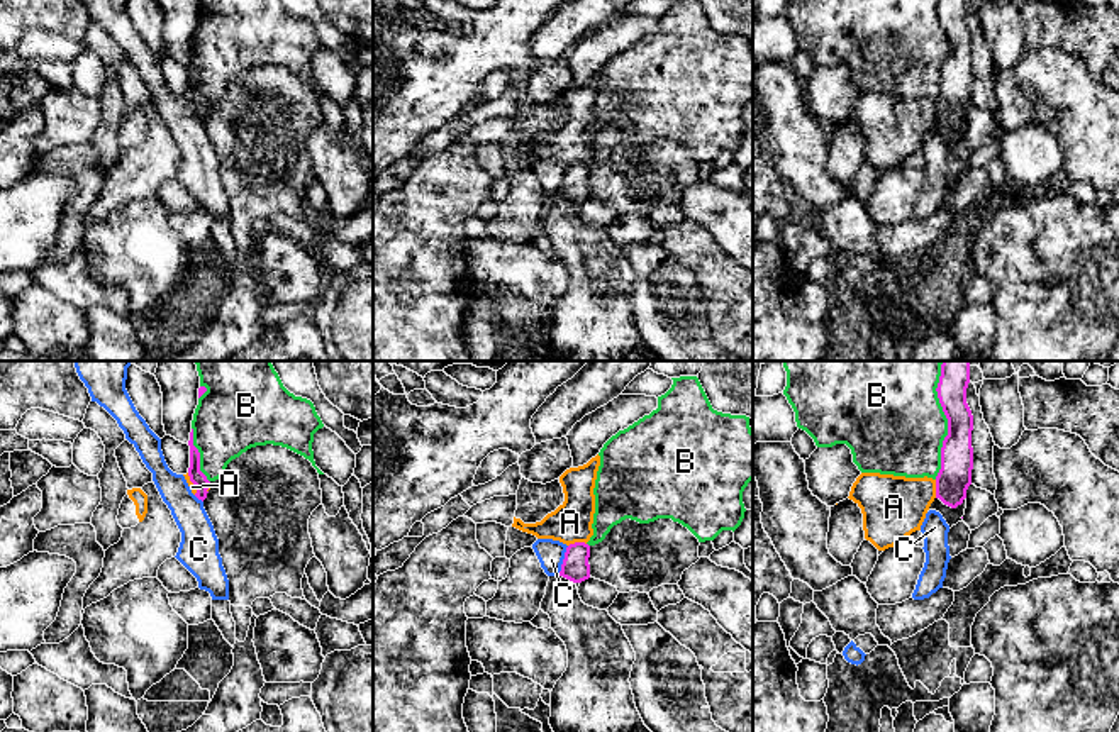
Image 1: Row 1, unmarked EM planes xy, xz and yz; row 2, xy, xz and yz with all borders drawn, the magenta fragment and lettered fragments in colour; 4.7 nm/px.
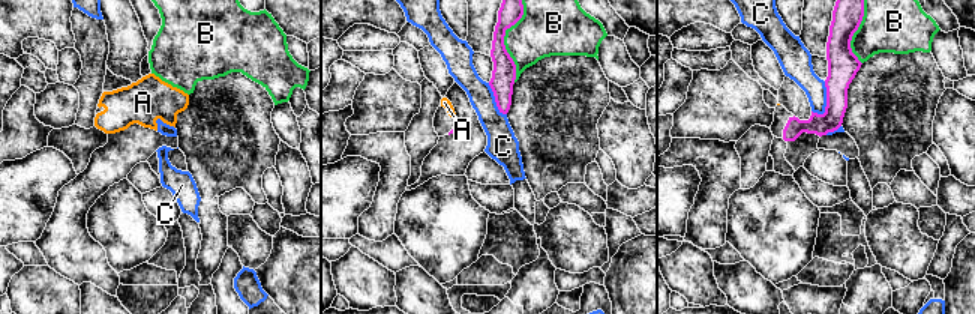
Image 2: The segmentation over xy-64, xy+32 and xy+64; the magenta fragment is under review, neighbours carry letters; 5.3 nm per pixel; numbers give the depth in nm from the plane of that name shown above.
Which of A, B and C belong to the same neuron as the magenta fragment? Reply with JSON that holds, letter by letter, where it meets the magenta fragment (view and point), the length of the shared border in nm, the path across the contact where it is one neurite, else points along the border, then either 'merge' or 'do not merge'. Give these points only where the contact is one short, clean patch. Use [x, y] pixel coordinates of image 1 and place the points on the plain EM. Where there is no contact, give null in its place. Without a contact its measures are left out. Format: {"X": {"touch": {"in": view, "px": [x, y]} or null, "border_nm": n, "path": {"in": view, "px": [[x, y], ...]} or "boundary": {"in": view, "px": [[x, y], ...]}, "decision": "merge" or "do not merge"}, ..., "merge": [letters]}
{"A": {"touch": {"in": "xz", "px": [577, 163]}, "border_nm": 90, "path": {"in": "xz", "px": [[575, 187], [577, 163], [575, 149], [570, 143]]}, "decision": "merge"}, "B": {"touch": {"in": "yz", "px": [948, 49]}, "border_nm": 480, "decision": "do not merge"}, "C": {"touch": {"in": "xz", "px": [563, 180]}, "border_nm": 140, "boundary": {"in": "xz", "px": [[568, 166], [558, 194]]}, "decision": "do not merge"}, "merge": ["A"]}

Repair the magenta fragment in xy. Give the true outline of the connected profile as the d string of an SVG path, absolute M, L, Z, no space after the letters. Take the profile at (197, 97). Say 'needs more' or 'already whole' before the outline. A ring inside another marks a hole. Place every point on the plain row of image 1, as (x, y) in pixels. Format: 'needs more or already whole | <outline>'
needs more | M193 49L190 53L190 88L188 93L183 95L192 114L198 119L198 120L205 120L207 114L210 110L210 102L207 100L207 97L200 92L200 73L198 69L193 66Z

